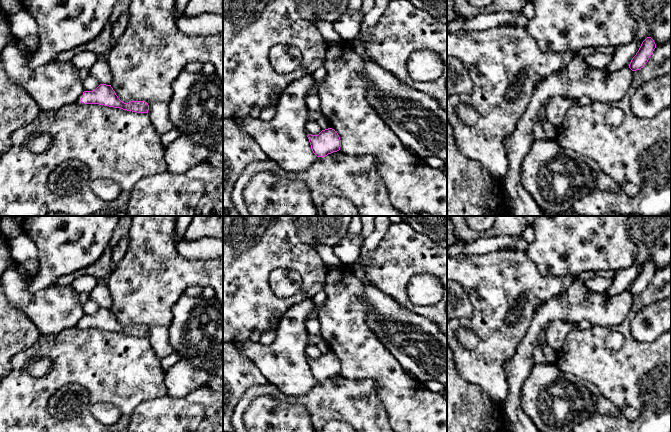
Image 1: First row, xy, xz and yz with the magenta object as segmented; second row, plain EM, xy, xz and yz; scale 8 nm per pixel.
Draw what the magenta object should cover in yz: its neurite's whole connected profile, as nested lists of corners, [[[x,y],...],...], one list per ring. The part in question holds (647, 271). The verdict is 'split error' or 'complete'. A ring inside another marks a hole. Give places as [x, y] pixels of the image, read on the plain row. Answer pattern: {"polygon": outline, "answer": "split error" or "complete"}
{"polygon": [[[647,261],[641,268],[638,276],[632,282],[629,292],[632,295],[640,294],[648,286],[650,280],[652,279],[656,268],[651,261]]], "answer": "complete"}

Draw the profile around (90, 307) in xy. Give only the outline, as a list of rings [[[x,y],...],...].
[[[89,298],[89,300],[83,305],[83,310],[85,315],[93,315],[95,314],[98,310],[100,309],[100,307],[98,306],[98,304],[91,300]]]

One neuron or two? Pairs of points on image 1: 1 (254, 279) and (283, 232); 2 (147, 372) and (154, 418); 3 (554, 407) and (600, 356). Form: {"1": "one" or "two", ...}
{"1": "one", "2": "two", "3": "two"}

